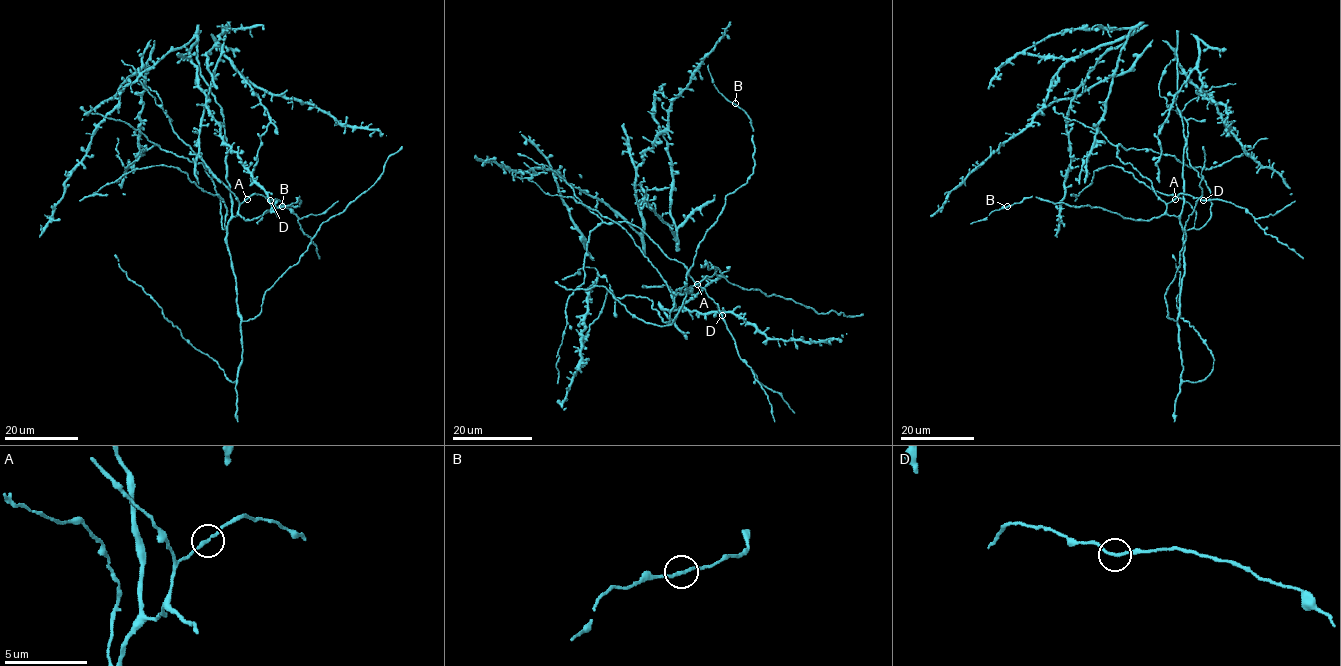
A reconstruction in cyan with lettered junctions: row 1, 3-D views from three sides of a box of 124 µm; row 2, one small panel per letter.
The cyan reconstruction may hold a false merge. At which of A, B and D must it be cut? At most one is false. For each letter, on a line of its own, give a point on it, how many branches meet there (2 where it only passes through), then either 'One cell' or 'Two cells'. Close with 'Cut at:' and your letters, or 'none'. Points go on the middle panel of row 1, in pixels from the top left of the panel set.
A: Place: (697, 284). Branches: 2. One cell
B: Place: (735, 103). Branches: 2. One cell
D: Place: (722, 315). Branches: 2. One cell
Cut at: none

